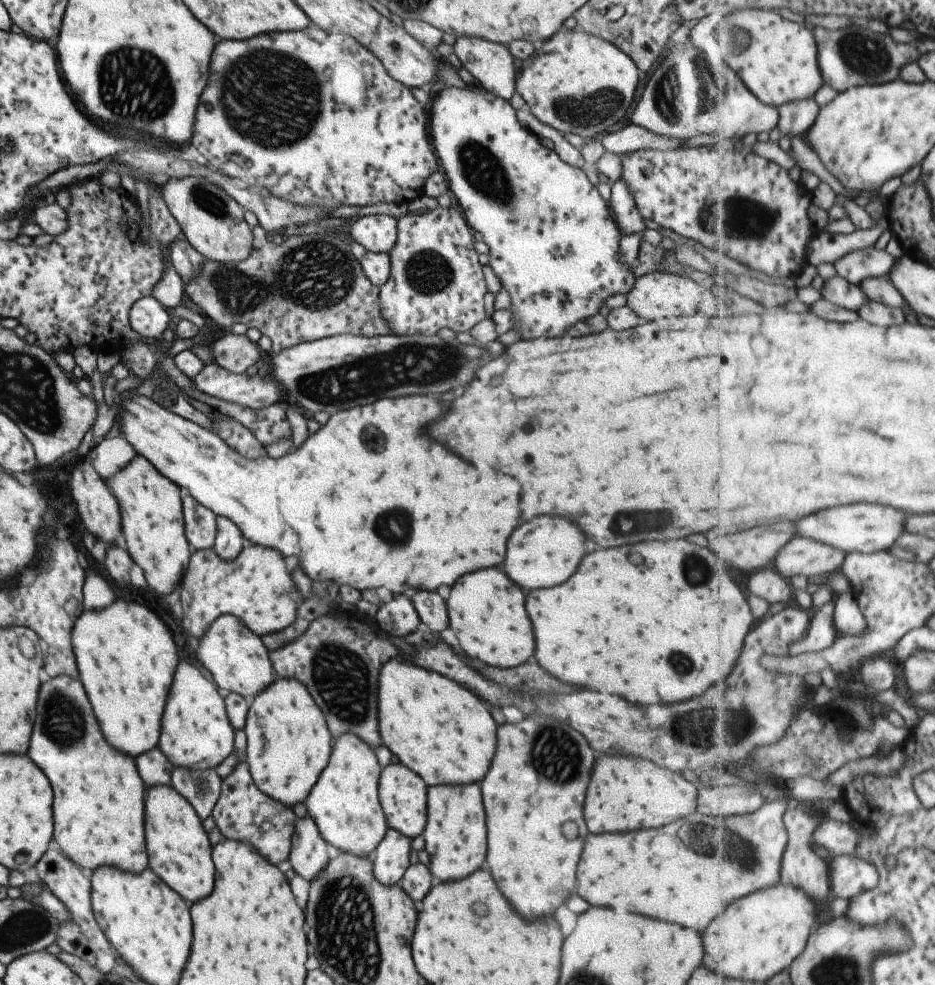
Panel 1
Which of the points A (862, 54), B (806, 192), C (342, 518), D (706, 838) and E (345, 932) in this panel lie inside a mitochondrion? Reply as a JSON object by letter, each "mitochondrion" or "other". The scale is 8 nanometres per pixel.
{"A":"mitochondrion","B":"other","C":"other","D":"mitochondrion","E":"mitochondrion"}

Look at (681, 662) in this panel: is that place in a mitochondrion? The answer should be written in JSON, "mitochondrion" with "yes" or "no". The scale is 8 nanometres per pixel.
{"mitochondrion":"yes"}

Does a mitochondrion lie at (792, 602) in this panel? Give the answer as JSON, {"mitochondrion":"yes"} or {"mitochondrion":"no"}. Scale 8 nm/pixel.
{"mitochondrion":"no"}

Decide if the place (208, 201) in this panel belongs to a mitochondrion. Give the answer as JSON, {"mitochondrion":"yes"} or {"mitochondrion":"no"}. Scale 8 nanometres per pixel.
{"mitochondrion":"yes"}

